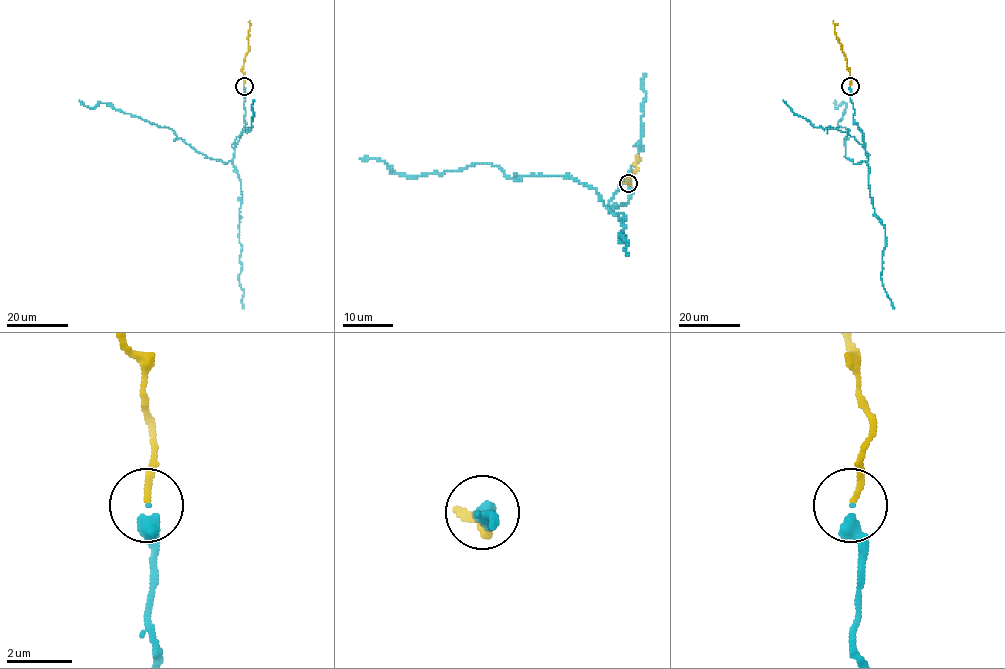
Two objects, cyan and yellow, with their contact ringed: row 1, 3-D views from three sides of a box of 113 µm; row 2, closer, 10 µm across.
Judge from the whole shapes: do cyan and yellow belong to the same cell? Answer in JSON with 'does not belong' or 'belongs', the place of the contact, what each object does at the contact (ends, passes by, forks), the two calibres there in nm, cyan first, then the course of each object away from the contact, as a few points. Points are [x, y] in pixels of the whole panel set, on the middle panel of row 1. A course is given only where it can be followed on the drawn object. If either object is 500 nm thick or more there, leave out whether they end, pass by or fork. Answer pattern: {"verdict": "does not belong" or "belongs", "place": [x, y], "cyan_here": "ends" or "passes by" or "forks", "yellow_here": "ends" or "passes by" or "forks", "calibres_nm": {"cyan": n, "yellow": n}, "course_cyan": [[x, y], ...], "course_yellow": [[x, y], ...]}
{"verdict": "belongs", "place": [628, 183], "cyan_here": "ends", "yellow_here": "ends", "calibres_nm": {"cyan": 380, "yellow": 180}, "course_cyan": [[629, 182], [625, 203], [610, 212], [594, 187], [565, 175], [514, 180], [476, 162], [410, 177], [359, 159]], "course_yellow": [[629, 182], [630, 186], [625, 182], [636, 170], [637, 155]]}

